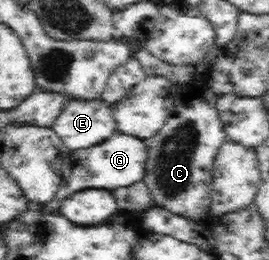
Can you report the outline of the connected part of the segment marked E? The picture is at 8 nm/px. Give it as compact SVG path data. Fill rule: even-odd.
M101 99L72 100L51 127L67 149L86 149L116 133L113 105Z

